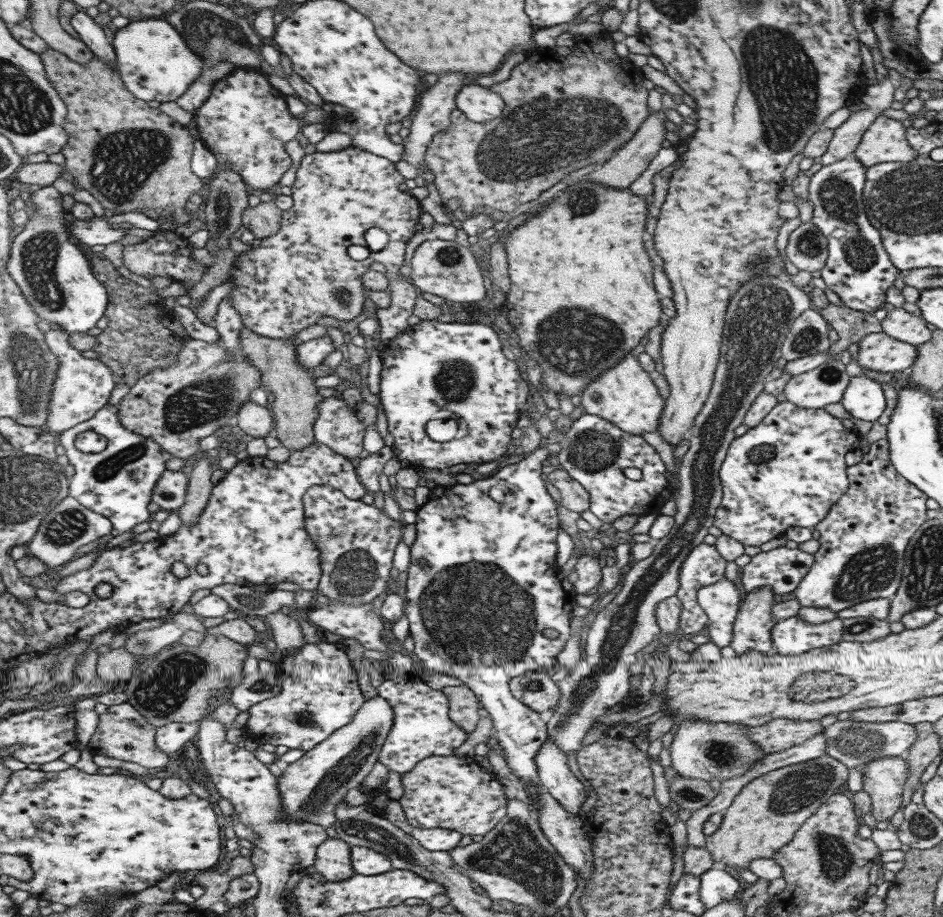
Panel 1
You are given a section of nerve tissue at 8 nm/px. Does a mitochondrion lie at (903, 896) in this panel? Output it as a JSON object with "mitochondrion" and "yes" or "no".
{"mitochondrion":"no"}

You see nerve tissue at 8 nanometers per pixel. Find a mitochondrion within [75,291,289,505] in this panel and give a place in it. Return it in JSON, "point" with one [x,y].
{"point":[198,403]}

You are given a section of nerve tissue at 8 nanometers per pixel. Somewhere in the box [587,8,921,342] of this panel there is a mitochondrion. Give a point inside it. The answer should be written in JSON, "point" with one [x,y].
{"point":[782,75]}

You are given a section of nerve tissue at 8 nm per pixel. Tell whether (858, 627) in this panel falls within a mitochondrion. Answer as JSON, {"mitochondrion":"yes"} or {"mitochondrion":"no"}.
{"mitochondrion":"yes"}

